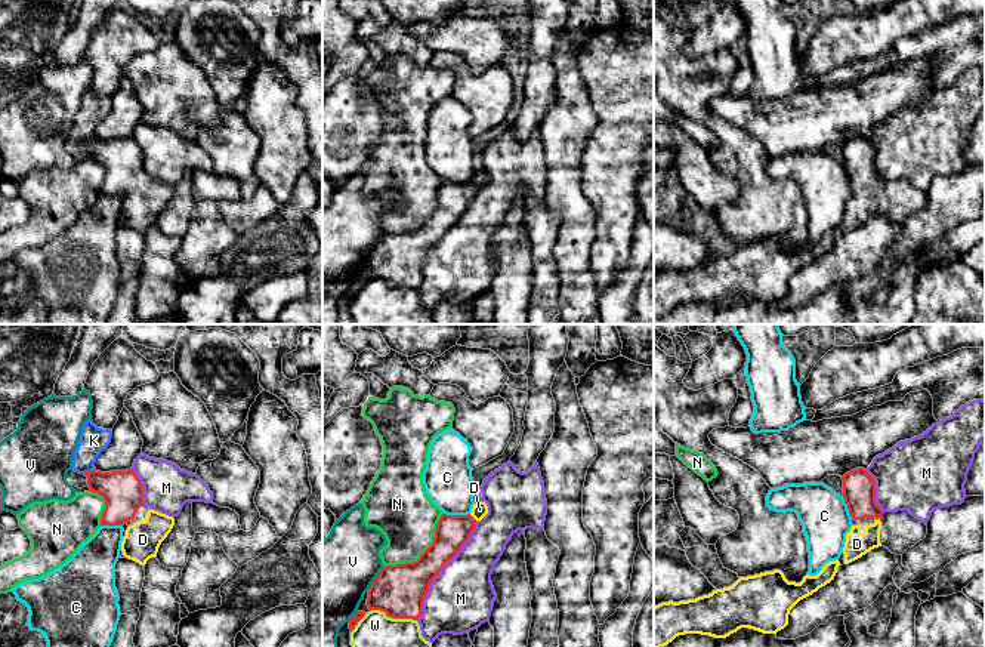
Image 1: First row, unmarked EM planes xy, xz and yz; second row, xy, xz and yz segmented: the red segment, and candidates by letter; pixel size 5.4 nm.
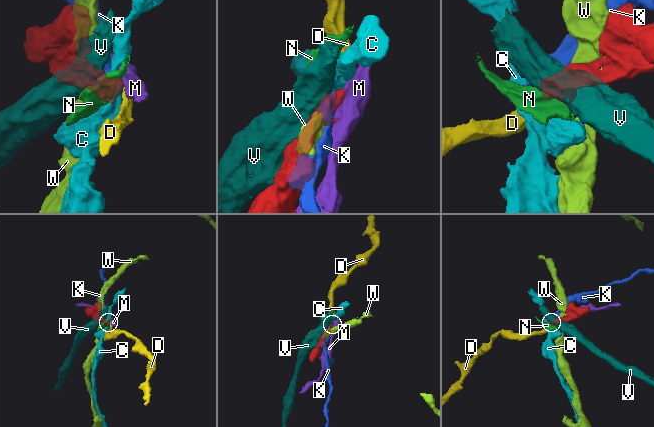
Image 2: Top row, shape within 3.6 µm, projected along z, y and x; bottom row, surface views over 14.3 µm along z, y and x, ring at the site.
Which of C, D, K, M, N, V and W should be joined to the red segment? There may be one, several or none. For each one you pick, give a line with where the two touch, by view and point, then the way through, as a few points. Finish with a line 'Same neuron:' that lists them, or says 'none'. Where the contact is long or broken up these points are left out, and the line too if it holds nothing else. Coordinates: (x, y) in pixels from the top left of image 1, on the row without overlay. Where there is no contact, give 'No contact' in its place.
D: Touches red at xz (472, 185)
Same neuron: D

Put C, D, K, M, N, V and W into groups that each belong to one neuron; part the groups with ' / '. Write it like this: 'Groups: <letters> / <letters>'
Groups: C / D / K / M / N / V / W

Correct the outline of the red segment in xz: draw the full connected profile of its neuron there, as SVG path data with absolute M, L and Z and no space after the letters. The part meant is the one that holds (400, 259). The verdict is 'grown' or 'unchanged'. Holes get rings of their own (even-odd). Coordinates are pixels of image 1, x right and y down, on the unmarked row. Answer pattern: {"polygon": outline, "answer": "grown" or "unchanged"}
{"polygon": "M442 182L433 212L414 231L383 234L368 258L368 278L385 280L392 287L419 289L430 250L469 209L476 188L467 184Z", "answer": "unchanged"}

